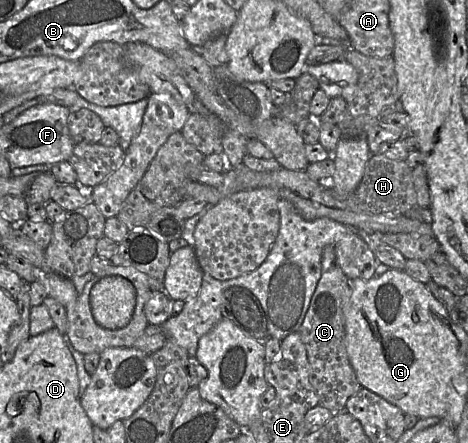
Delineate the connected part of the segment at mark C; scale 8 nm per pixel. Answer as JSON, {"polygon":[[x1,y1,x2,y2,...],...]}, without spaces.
{"polygon":[[334,244,328,245,322,254,321,277,299,332,310,364,310,382,318,394,320,405,332,412,346,410,347,401,363,387,351,365,346,347,344,311,349,296,350,280,337,260]]}

